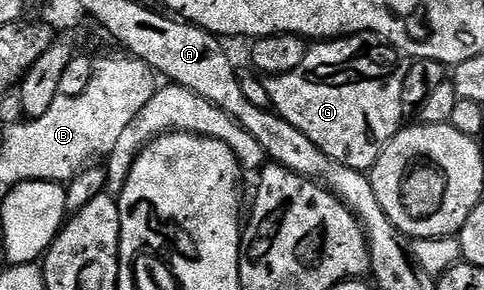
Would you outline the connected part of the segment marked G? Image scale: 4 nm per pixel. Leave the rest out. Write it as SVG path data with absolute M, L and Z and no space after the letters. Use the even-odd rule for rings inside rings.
M373 33L344 35L341 39L327 39L307 46L304 61L300 61L300 65L296 65L296 69L292 69L292 73L269 76L269 78L265 80L265 84L268 89L270 106L281 119L288 121L296 129L300 129L300 133L304 133L308 137L308 141L312 141L316 144L329 159L335 159L344 165L348 165L352 169L366 173L374 166L374 162L380 157L382 150L390 144L392 137L397 135L403 126L402 90L404 89L404 77L406 76L407 66L407 60L404 58L402 52L394 50L386 40L378 38L378 36Z

